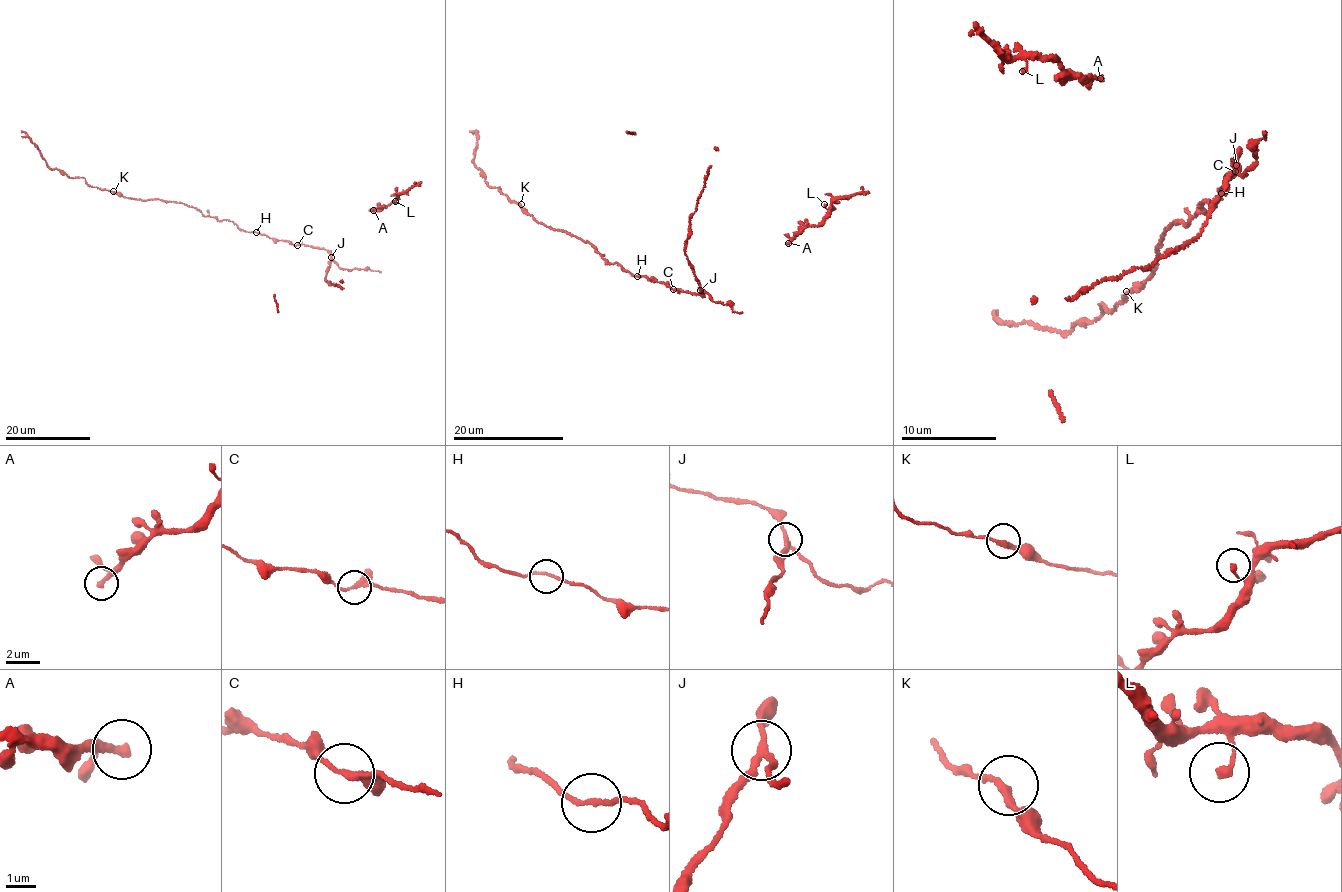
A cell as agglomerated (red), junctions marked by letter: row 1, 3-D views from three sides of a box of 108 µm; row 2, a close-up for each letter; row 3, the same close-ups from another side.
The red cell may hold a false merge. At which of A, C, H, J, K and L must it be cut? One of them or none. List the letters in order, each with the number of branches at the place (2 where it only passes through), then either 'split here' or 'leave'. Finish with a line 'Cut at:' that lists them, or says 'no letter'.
A: 2 branches meet; leave
C: 3 branches meet; leave
H: 2 branches meet; leave
J: 3 branches meet; split here
K: 2 branches meet; leave
L: 1 branches meet; leave
Cut at: J

